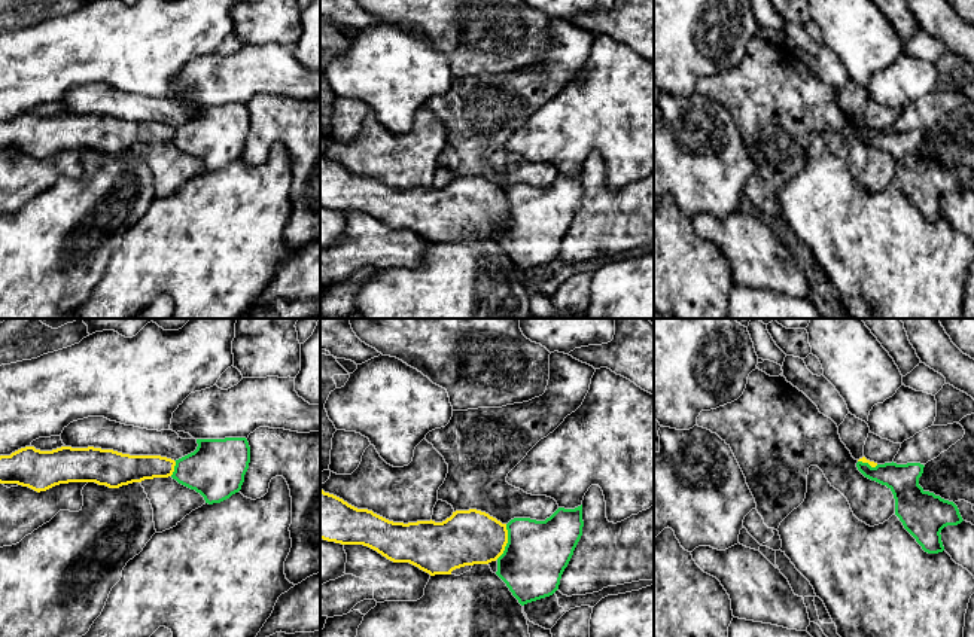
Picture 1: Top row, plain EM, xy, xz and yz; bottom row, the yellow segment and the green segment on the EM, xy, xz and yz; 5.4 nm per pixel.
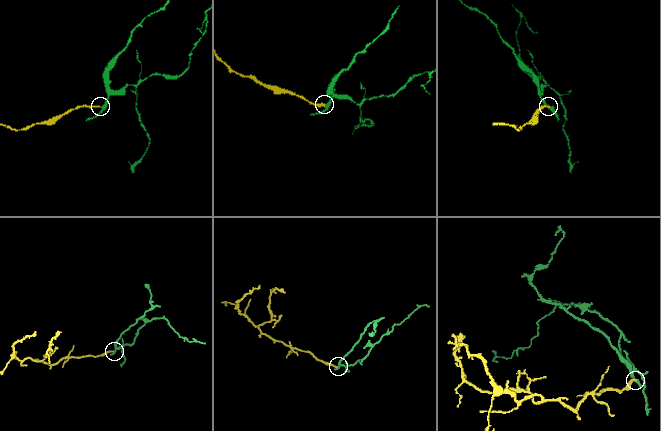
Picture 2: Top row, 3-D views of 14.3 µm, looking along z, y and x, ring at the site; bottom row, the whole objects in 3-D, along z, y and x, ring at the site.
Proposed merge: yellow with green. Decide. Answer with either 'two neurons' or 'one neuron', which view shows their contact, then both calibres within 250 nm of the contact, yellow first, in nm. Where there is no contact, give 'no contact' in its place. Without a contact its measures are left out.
two neurons; contact in xz; calibres 300 and 340 nm

